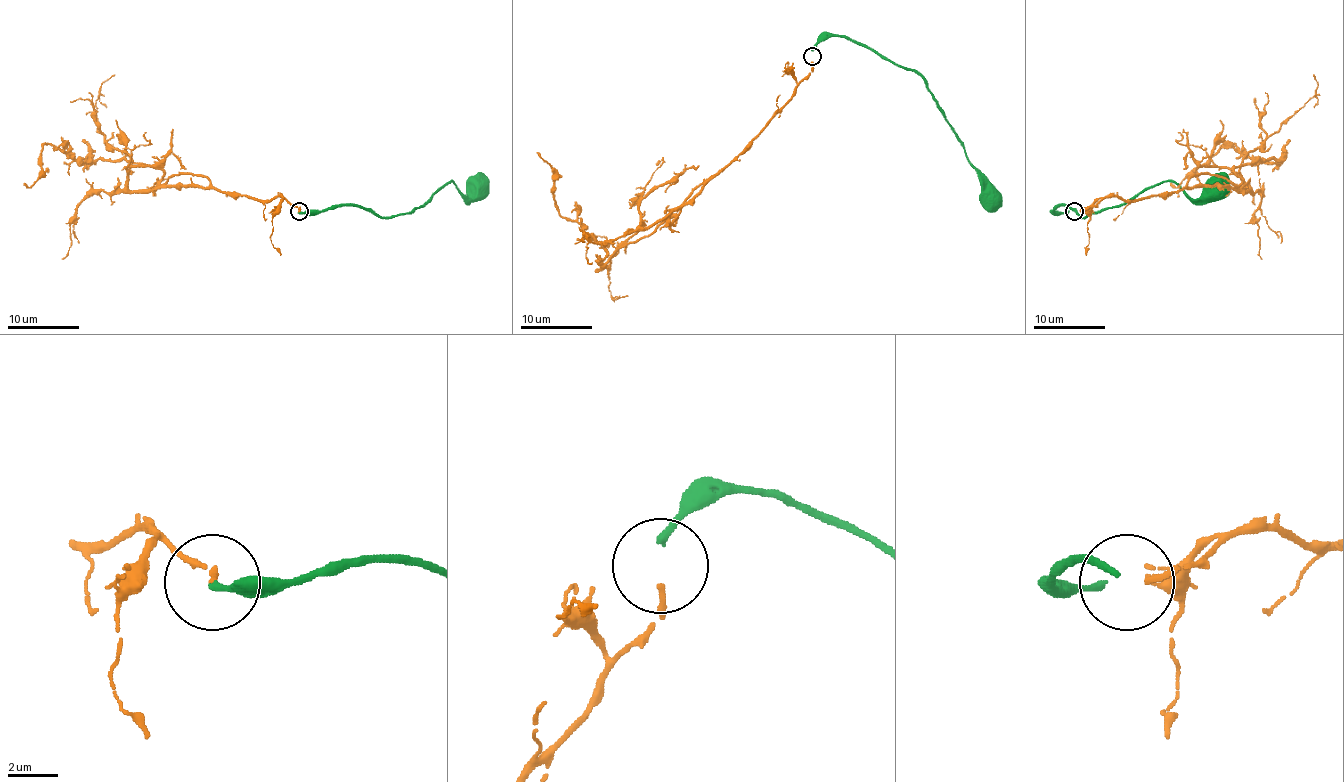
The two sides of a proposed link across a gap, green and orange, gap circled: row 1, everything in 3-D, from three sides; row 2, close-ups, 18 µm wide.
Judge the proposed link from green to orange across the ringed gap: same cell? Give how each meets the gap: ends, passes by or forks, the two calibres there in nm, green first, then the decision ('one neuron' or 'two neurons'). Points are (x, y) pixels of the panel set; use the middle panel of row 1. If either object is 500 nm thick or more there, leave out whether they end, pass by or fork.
green ends | orange ends | 280/240 nm | two neurons

